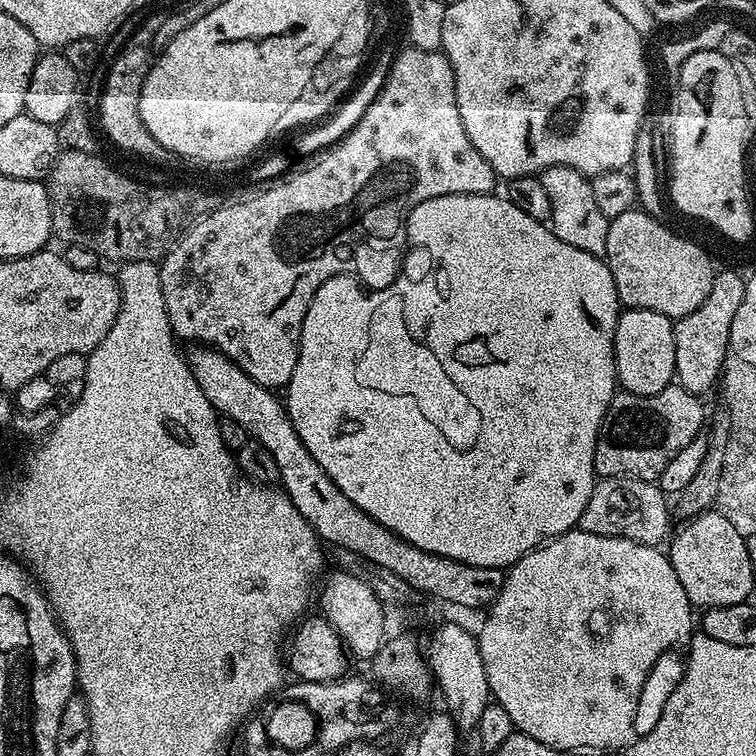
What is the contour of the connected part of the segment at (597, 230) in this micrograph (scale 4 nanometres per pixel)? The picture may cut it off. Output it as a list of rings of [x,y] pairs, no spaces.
[[[570,166],[547,168],[539,173],[538,178],[546,190],[546,198],[550,198],[550,227],[553,234],[562,238],[562,242],[570,242],[570,246],[578,246],[578,250],[586,250],[586,254],[603,257],[610,217],[602,214],[602,210],[598,210],[598,205],[594,203],[591,179]]]

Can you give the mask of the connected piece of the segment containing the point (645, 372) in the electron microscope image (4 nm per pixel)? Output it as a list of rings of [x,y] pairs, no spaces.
[[[630,308],[621,311],[614,334],[616,378],[619,387],[635,396],[653,396],[673,383],[676,375],[674,362],[674,321],[654,310]]]

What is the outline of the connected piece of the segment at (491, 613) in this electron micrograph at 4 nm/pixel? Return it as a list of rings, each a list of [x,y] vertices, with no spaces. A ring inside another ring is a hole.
[[[573,530],[541,544],[507,569],[502,590],[487,609],[478,639],[491,699],[510,714],[515,731],[565,750],[623,750],[632,743],[637,735],[640,695],[652,667],[671,644],[683,645],[694,632],[694,605],[686,598],[674,566],[660,551],[621,536]]]

